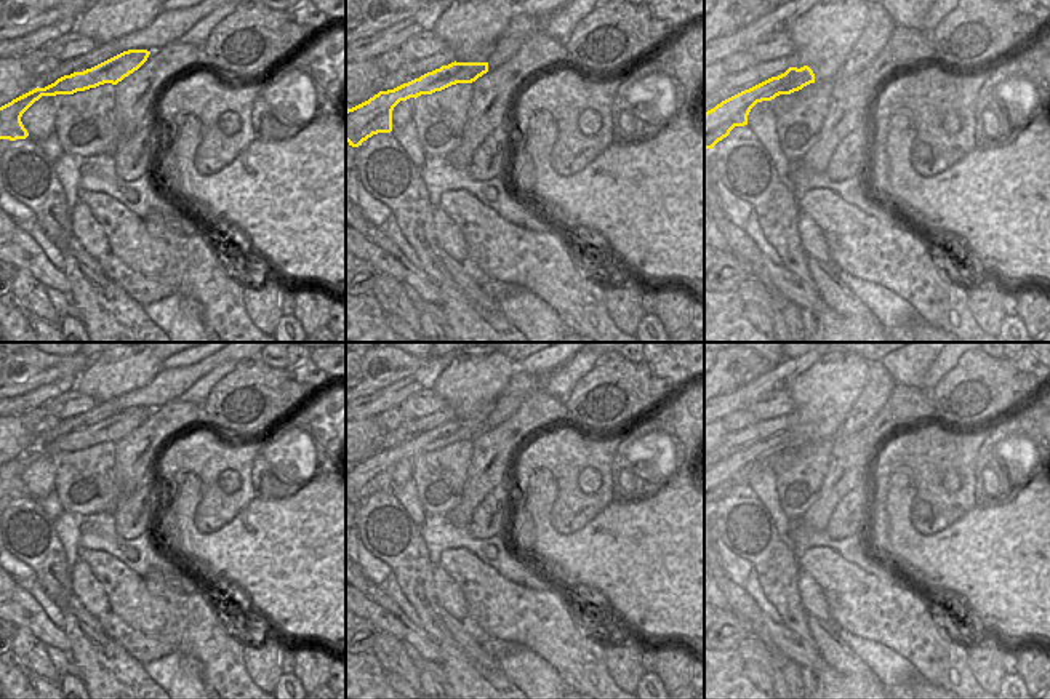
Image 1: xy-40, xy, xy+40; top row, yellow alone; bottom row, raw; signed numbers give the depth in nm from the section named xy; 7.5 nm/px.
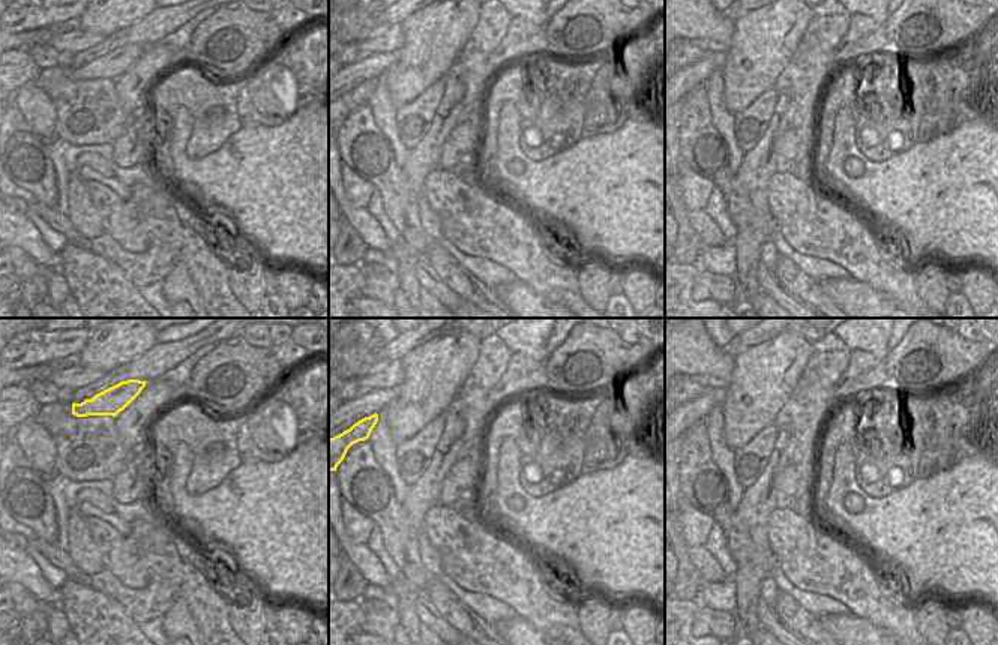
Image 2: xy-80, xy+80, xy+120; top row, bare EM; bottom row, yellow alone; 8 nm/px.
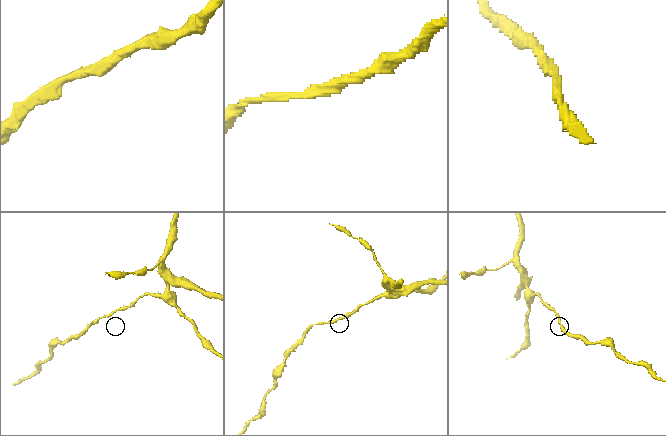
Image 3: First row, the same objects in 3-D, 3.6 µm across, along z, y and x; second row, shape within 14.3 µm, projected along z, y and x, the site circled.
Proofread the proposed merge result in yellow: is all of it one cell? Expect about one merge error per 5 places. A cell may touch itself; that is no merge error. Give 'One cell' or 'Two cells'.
One cell.

